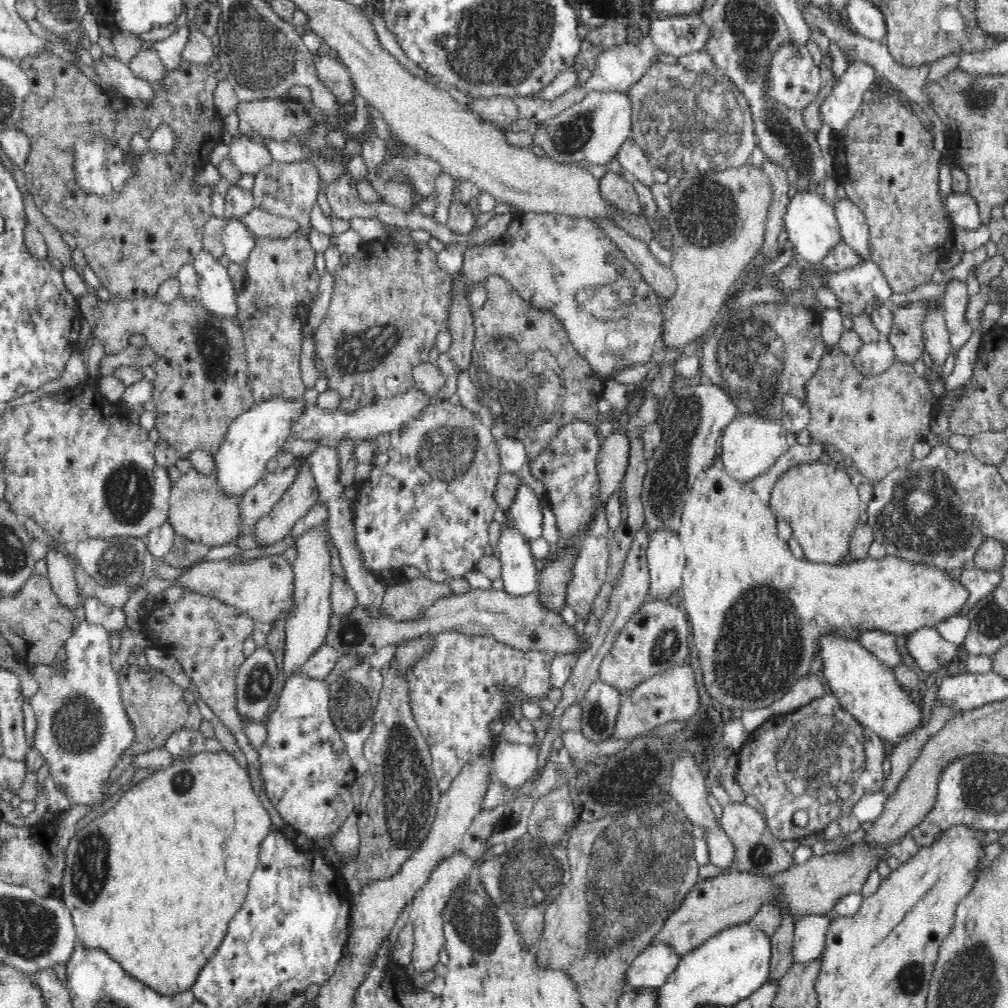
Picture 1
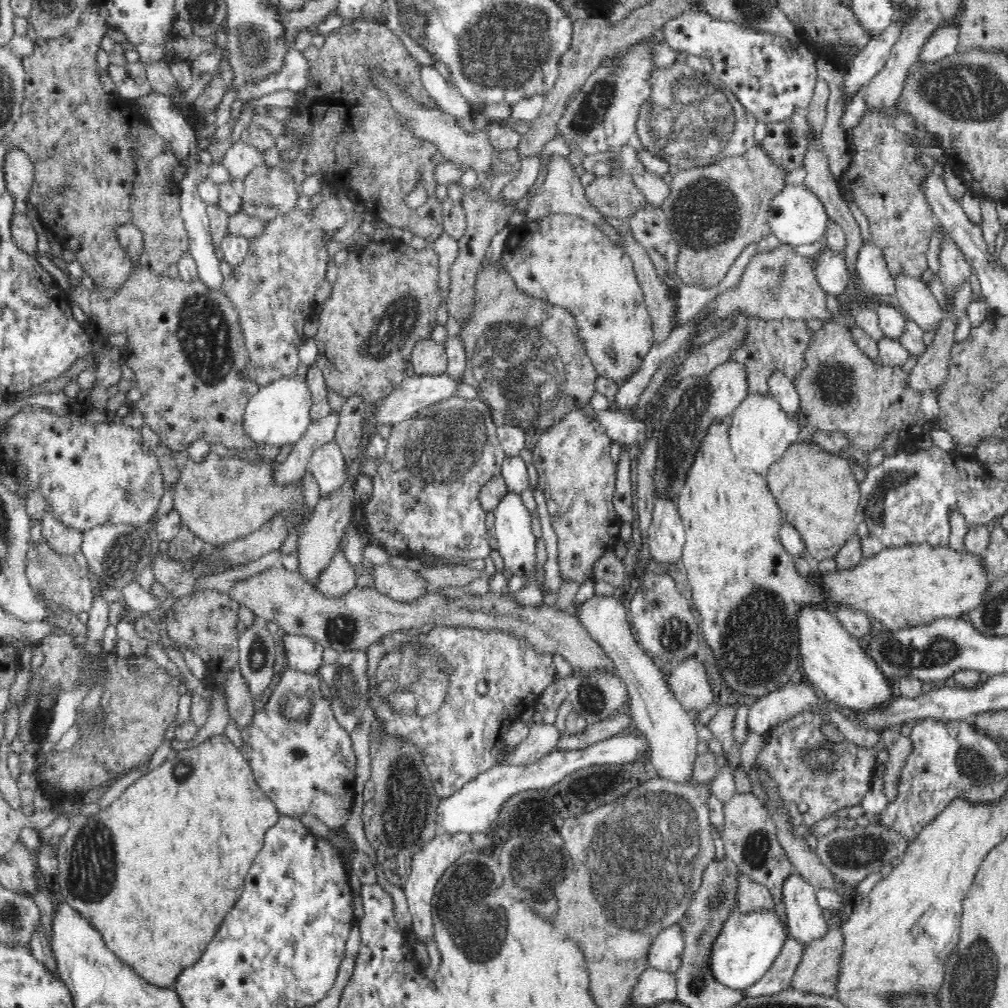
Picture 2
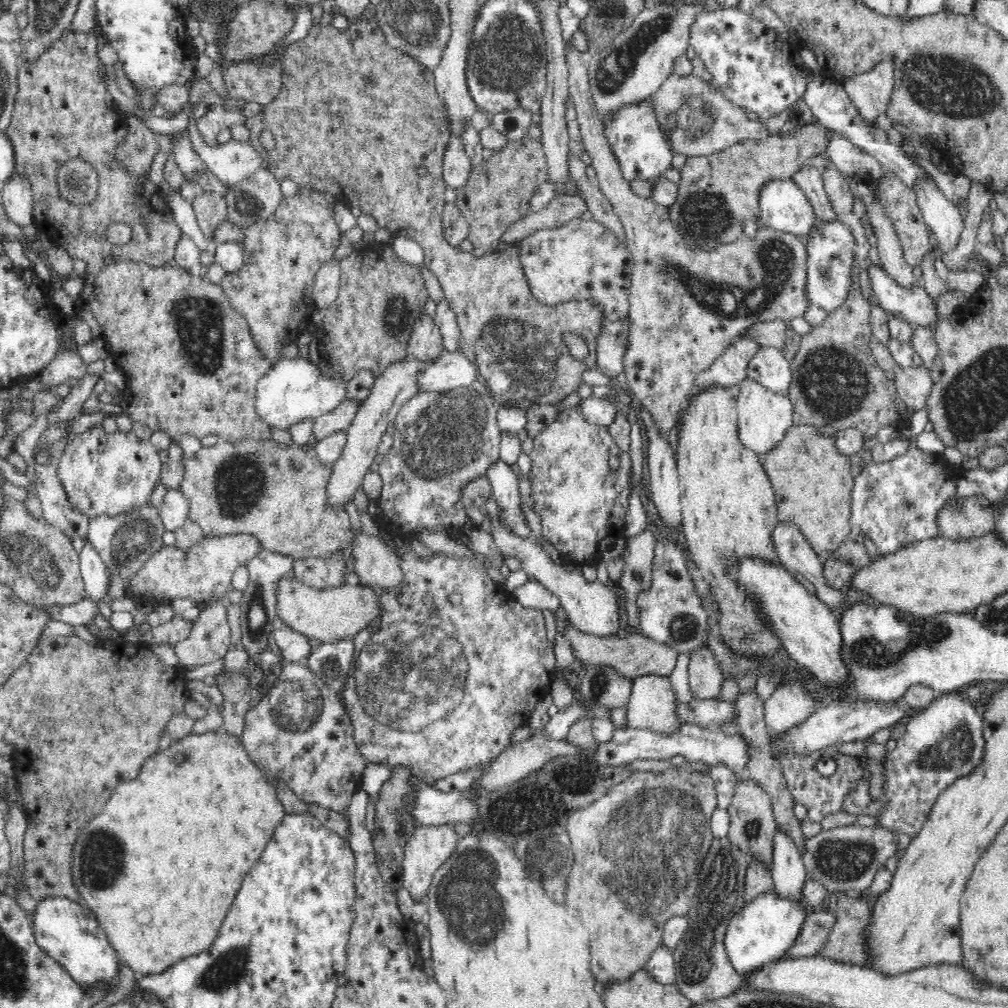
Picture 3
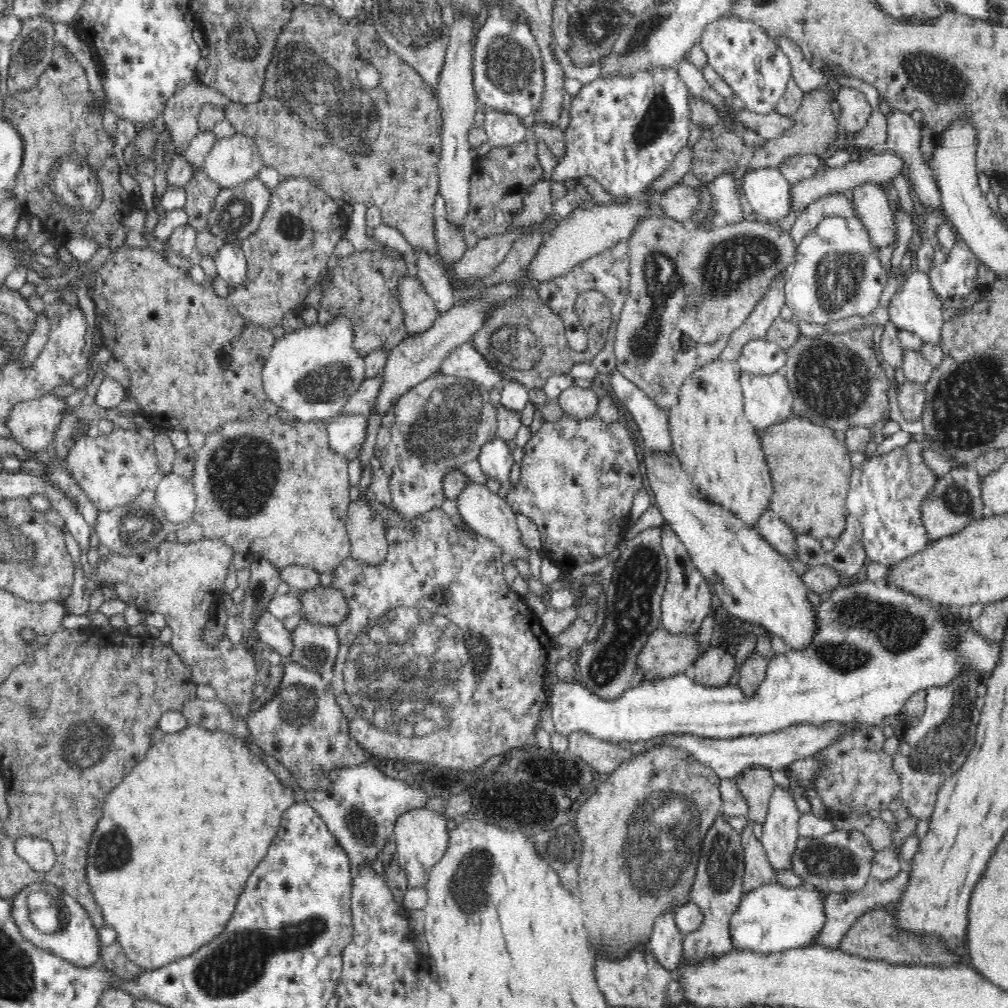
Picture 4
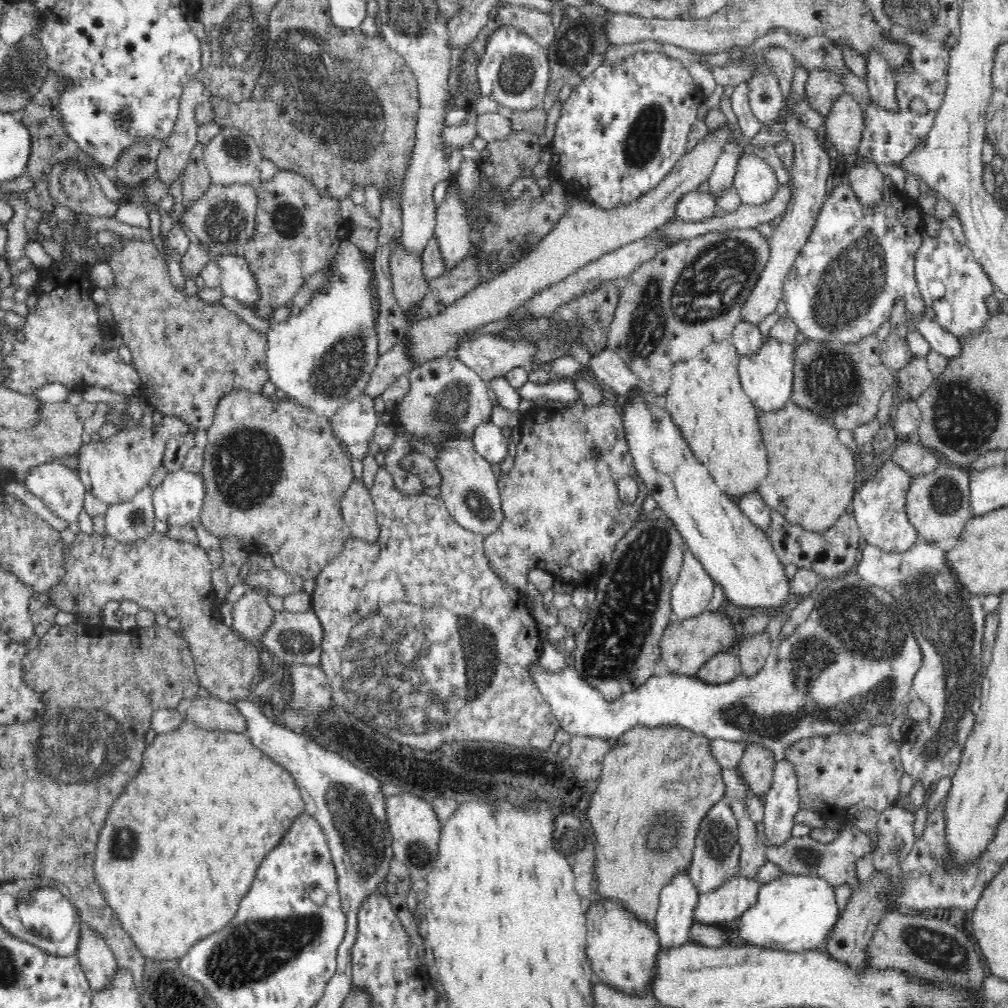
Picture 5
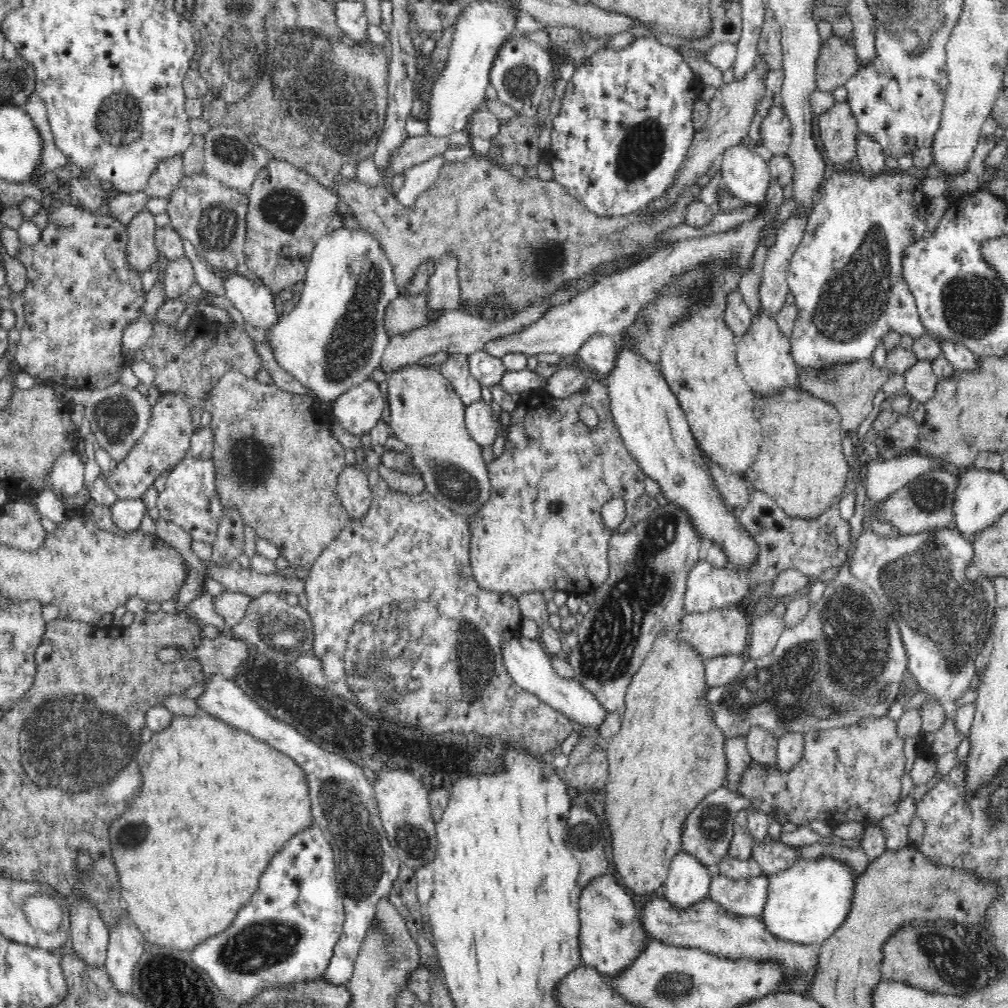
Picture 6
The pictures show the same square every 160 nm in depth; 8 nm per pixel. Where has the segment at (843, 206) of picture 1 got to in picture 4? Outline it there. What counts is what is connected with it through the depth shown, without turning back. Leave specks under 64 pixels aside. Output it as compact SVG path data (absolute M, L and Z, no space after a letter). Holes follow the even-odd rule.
M914 269L912 274L903 282L890 300L888 306L890 321L900 330L912 332L918 336L924 344L938 347L943 346L942 328L946 320L945 313L941 309L937 296L929 290L929 278L924 272Z

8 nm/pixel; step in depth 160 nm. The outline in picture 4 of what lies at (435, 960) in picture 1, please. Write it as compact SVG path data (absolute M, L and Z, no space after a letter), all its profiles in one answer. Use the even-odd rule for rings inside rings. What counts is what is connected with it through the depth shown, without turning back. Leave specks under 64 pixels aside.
M410 808L400 813L394 824L393 839L399 855L399 863L407 876L409 888L424 887L432 867L444 856L448 848L448 829L446 818L438 812L424 808Z

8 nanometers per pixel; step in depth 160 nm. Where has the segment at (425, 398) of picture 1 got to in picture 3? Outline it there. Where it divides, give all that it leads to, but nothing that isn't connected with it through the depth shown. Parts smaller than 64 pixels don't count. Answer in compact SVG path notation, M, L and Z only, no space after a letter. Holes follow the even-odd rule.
M462 349L458 352L443 350L440 358L419 375L421 390L452 390L455 386L471 385L473 390L480 390L490 396L490 390L479 380L477 366Z

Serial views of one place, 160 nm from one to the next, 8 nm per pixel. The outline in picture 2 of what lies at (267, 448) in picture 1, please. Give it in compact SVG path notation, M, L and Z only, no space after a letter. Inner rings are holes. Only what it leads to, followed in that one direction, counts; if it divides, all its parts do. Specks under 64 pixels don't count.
M297 375L281 376L264 383L258 393L250 398L244 415L244 427L260 445L262 443L275 446L294 444L312 422L311 406L313 406L313 397L306 380Z

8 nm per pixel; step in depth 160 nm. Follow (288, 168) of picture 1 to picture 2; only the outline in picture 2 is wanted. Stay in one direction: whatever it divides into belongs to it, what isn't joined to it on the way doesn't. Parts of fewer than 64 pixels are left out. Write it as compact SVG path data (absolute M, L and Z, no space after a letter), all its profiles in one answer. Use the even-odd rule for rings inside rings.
M260 164L238 187L242 193L240 212L260 219L262 224L297 206L299 186L280 168Z

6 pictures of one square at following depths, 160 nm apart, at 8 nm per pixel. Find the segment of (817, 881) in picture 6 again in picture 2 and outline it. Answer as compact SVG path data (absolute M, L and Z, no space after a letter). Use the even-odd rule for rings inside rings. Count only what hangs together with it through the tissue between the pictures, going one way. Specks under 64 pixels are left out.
M756 907L754 910L745 913L737 911L728 917L724 922L723 929L720 930L715 942L715 952L713 953L712 971L730 987L746 990L771 967L771 964L778 959L784 949L789 926L784 921L776 908Z

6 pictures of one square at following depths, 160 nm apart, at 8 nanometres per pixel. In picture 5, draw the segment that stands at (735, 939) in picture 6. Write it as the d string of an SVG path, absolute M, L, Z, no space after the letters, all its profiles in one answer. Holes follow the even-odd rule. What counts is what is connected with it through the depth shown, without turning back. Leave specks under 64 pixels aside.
M693 921L689 926L690 942L712 949L724 949L731 946L734 938L739 939L738 934L740 934L740 931L734 924L726 927L724 924Z

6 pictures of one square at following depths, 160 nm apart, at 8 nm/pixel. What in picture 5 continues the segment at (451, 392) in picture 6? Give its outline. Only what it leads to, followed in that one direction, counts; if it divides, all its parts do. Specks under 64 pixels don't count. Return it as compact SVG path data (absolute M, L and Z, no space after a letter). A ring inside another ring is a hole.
M460 427L449 433L446 431L445 437L442 435L441 438L443 439L436 444L432 444L430 441L429 445L434 445L434 454L436 454L433 461L434 467L440 473L440 484L437 487L440 488L439 496L444 501L445 509L449 512L449 516L464 529L482 536L489 535L500 526L503 519L499 488L491 464L486 461L484 456L476 452L472 438L468 439L468 435Z

